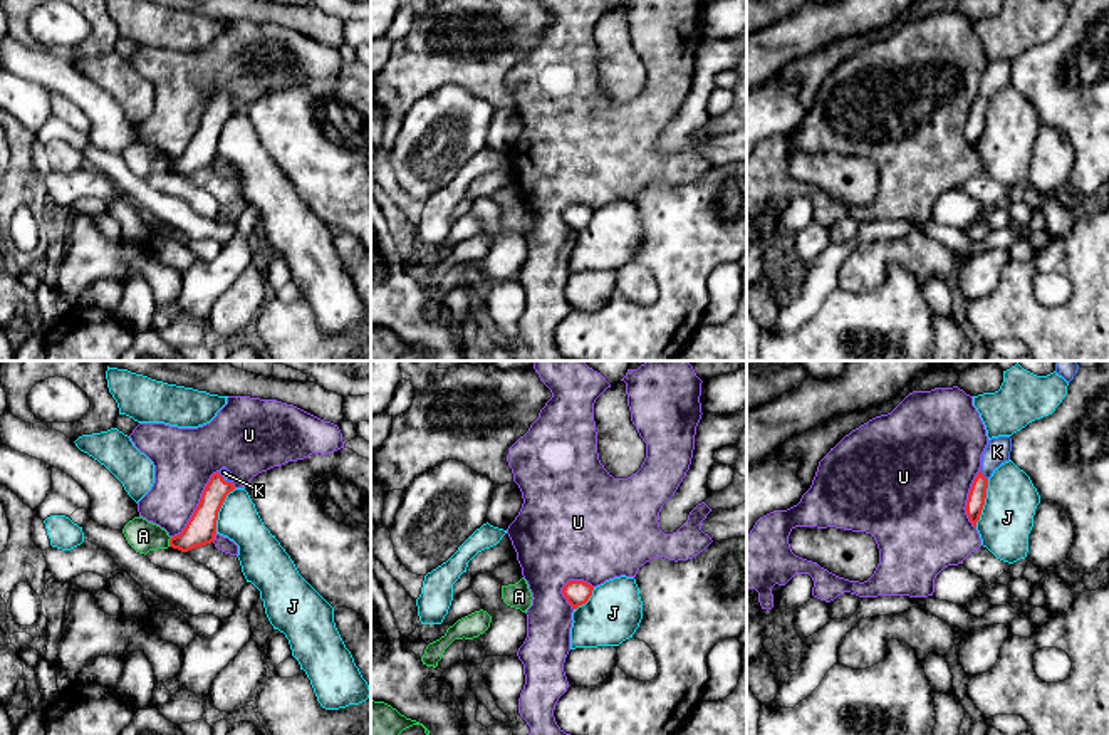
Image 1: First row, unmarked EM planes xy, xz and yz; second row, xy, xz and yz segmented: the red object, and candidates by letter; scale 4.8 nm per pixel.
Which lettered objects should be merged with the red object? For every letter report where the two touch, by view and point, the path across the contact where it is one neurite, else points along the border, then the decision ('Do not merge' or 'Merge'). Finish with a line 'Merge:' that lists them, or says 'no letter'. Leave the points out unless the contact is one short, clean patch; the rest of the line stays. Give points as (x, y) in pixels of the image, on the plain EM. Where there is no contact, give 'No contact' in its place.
A: Touches red at xy (170, 166). Boundary: xy (171, 161), (168, 170). Do not merge
J: Touches red at yz (984, 128). Boundary: yz (989, 103), (985, 128), (975, 151). Do not merge
K: Touches red at yz (982, 99). Do not merge
U: Touches red at xy (198, 130). Do not merge
Merge: no letter

